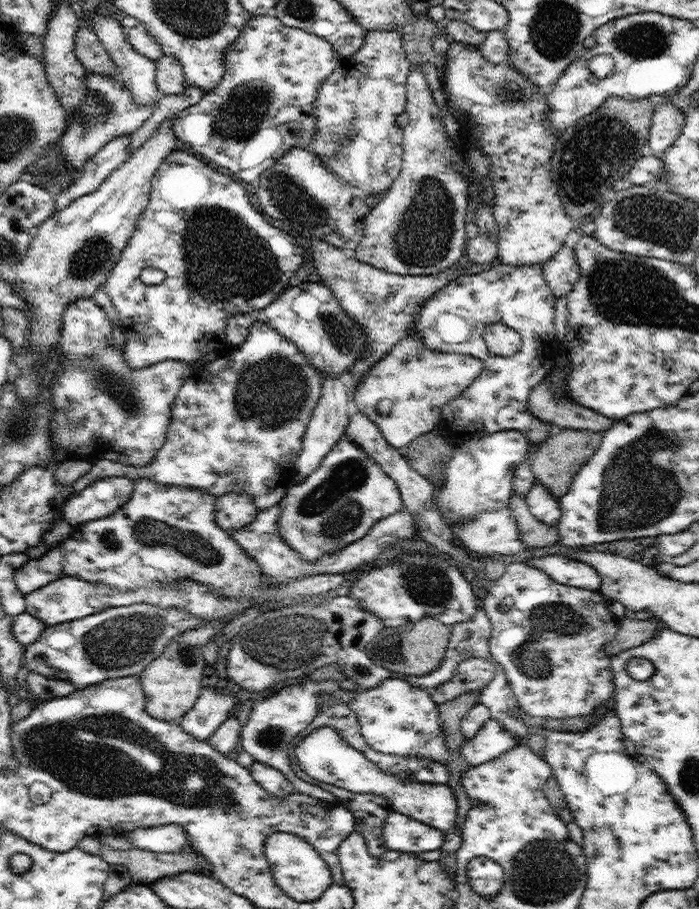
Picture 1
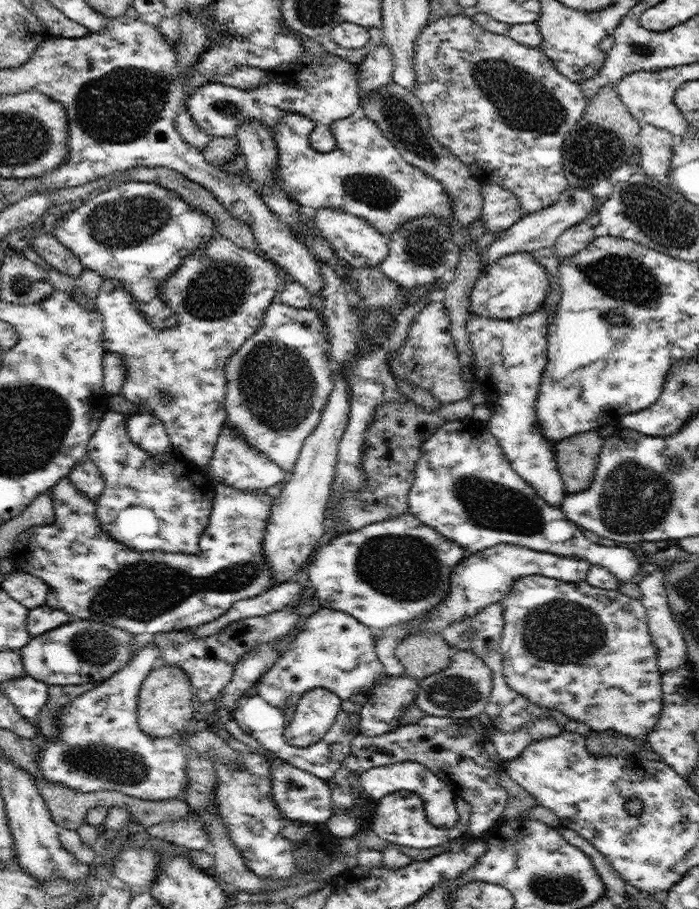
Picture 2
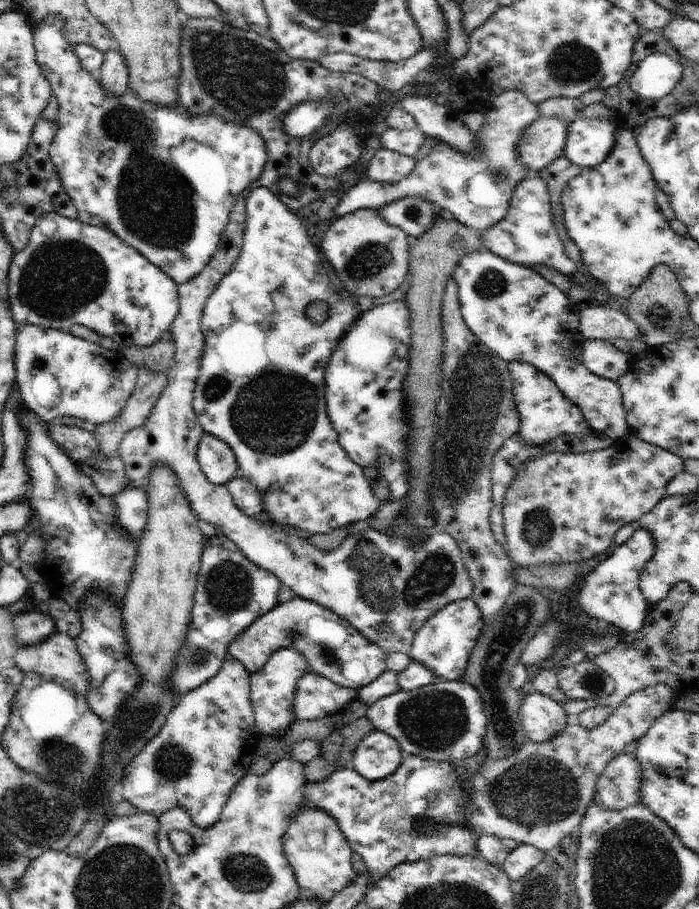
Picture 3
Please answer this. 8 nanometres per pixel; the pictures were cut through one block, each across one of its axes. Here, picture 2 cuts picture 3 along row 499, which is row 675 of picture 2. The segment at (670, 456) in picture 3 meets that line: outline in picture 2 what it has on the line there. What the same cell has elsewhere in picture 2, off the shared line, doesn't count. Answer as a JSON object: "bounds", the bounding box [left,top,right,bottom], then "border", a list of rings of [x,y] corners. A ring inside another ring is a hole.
{"bounds":[500,575,662,743],"border":[[[530,575],[522,576],[512,584],[502,605],[504,628],[500,651],[508,686],[532,703],[560,709],[570,719],[584,721],[599,733],[612,729],[637,743],[645,743],[662,712],[662,673],[656,665],[658,651],[640,599],[632,598],[620,589],[592,586],[586,579],[566,582],[544,575]]]}

